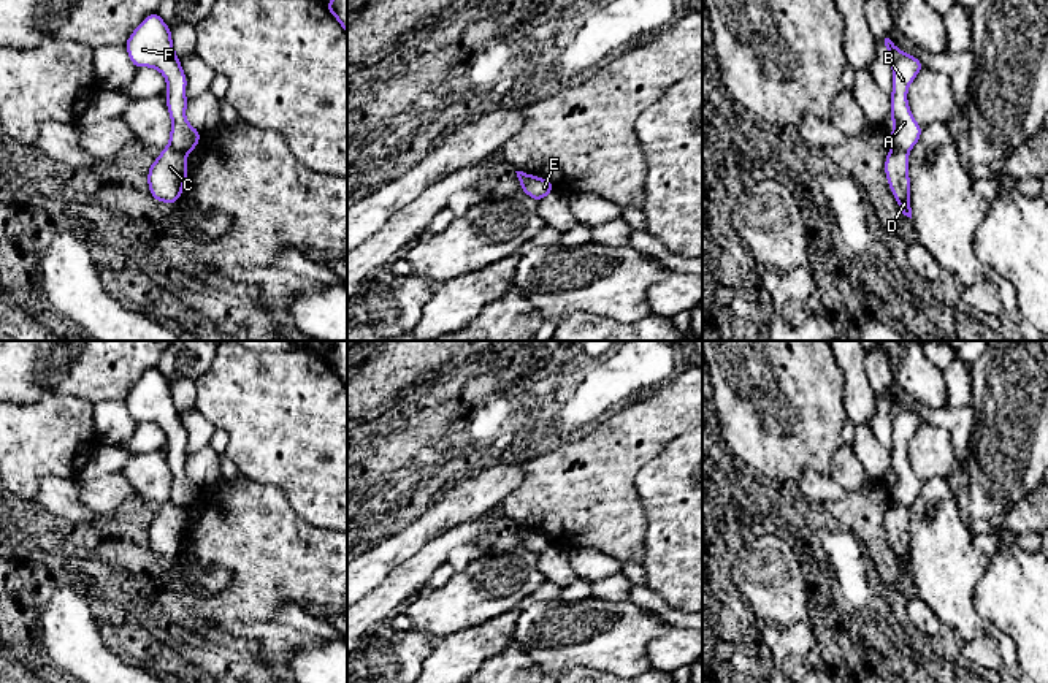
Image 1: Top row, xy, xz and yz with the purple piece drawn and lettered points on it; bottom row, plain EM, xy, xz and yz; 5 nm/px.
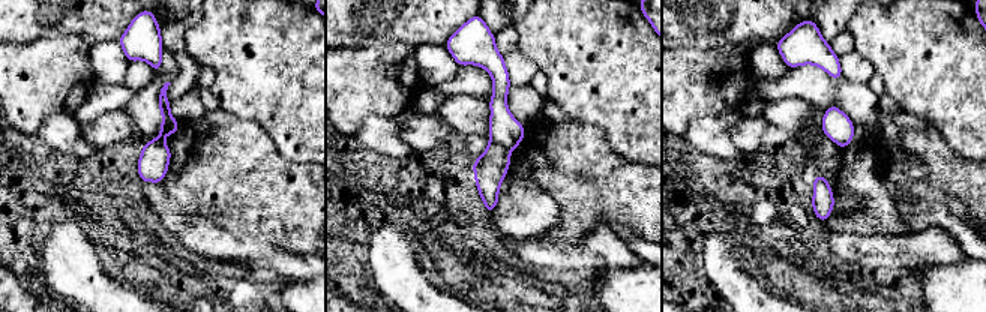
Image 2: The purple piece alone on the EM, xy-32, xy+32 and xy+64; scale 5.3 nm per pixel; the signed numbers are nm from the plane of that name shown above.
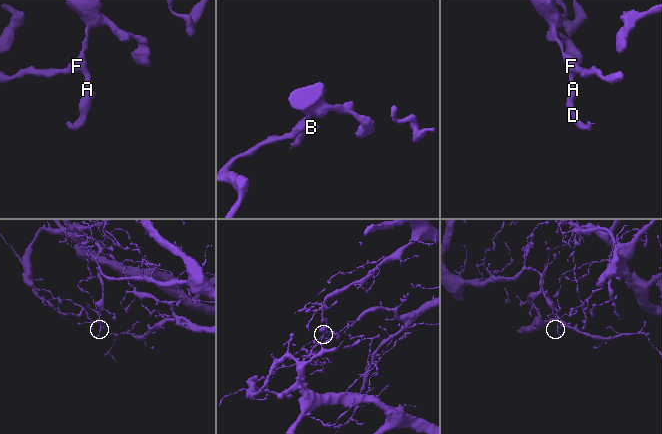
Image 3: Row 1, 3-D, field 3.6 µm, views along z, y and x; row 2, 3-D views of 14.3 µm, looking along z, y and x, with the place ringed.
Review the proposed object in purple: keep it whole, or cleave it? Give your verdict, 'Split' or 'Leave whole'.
Split

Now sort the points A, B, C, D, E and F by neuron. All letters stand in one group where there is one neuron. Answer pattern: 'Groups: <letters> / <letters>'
Groups: A B E F / C D

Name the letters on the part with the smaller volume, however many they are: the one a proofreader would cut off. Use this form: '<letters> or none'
C, D

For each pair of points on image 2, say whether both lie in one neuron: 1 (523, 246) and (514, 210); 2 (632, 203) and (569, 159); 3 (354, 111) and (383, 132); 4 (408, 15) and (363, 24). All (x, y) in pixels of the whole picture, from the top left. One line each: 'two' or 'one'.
1: two
2: one
3: two
4: one

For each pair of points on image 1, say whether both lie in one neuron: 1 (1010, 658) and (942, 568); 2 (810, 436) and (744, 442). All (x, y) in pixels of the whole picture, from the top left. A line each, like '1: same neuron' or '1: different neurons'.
1: same neuron
2: same neuron

